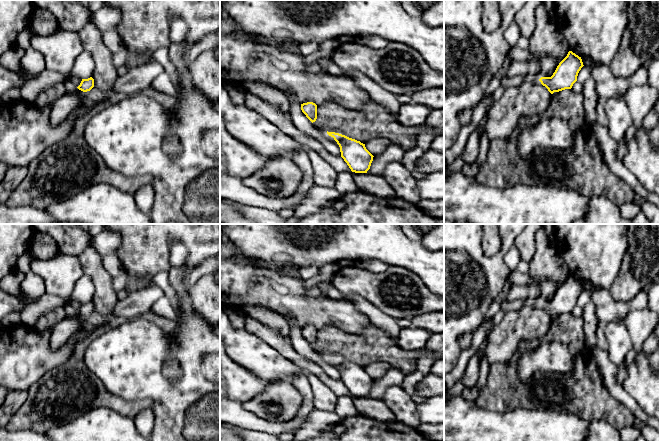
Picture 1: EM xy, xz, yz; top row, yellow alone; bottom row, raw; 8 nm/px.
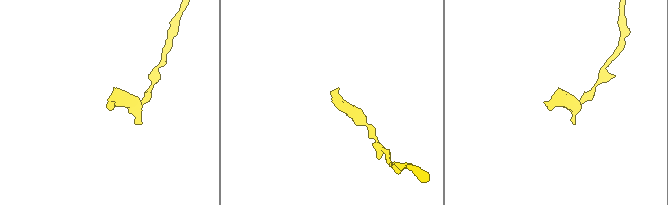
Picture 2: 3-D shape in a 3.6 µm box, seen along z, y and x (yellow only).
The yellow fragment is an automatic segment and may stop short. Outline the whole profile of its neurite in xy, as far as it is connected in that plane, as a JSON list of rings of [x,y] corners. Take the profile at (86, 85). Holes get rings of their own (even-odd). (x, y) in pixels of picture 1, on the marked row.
[[[92,77],[88,79],[82,79],[80,85],[77,87],[83,92],[90,91],[94,87],[94,79]]]

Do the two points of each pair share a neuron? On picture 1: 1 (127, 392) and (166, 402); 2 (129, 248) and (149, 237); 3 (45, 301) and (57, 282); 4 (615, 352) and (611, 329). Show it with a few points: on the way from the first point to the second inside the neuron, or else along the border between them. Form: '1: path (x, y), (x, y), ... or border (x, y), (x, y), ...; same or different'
1: path (137, 391), (156, 392); same
2: path (134, 248), (138, 248), (144, 242); same
3: border (46, 292), (60, 296), (67, 301); different
4: path (615, 346), (615, 335); same

